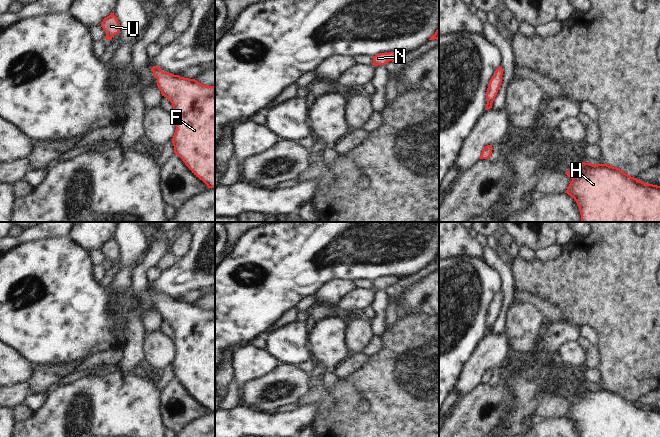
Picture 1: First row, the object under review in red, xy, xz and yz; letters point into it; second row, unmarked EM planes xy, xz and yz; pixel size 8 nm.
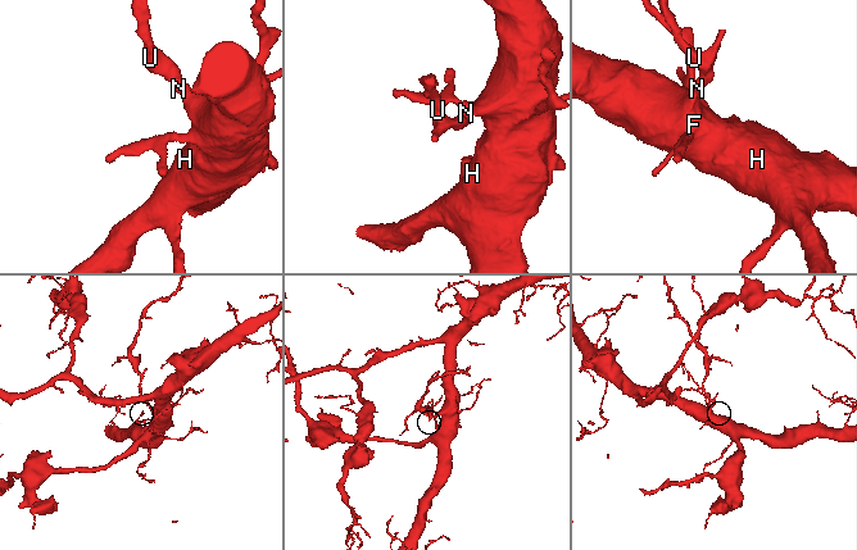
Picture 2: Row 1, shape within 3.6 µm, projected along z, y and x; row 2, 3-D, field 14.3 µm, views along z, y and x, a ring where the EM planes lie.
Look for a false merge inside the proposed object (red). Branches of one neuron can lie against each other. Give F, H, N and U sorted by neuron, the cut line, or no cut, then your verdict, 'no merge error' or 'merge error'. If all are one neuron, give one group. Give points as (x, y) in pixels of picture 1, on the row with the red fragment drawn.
groups F H N U; cut none; no merge error

